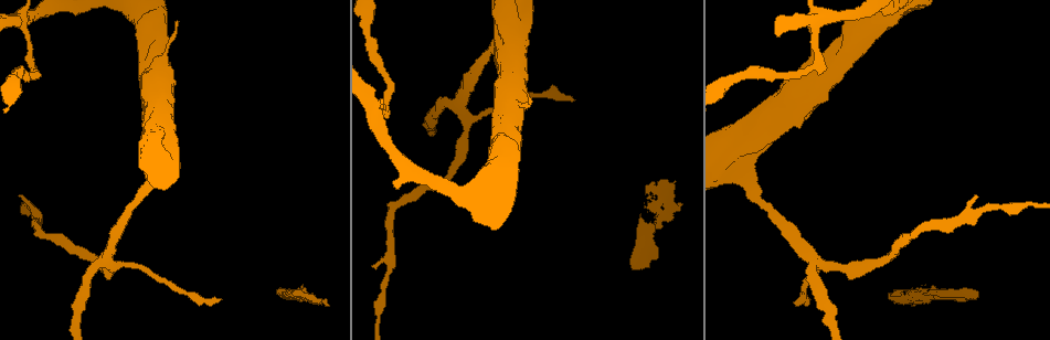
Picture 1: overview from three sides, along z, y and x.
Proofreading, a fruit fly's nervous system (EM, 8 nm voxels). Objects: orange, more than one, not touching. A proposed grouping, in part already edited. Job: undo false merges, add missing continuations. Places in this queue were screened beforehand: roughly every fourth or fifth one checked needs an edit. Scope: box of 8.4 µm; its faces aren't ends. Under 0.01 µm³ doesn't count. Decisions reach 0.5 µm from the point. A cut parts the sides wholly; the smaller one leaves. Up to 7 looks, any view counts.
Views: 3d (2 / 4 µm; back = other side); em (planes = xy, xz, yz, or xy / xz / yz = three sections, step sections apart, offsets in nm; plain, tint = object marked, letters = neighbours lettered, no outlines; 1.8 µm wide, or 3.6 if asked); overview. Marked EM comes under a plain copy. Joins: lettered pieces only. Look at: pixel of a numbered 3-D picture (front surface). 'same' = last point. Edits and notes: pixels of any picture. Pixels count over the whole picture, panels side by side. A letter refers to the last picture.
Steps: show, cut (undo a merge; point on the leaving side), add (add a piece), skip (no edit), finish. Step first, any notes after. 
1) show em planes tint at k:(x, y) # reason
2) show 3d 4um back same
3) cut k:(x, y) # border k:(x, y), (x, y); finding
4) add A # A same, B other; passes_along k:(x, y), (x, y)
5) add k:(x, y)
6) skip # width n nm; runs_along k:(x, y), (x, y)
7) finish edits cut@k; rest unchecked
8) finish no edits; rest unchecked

show 3d 2um at 1:(373, 267) # branch stops here

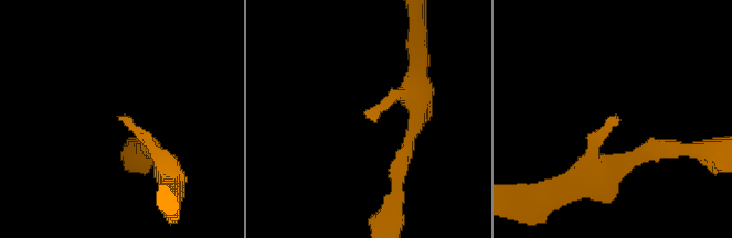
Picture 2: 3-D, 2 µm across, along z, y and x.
show em planes letters at 2:(616, 119)

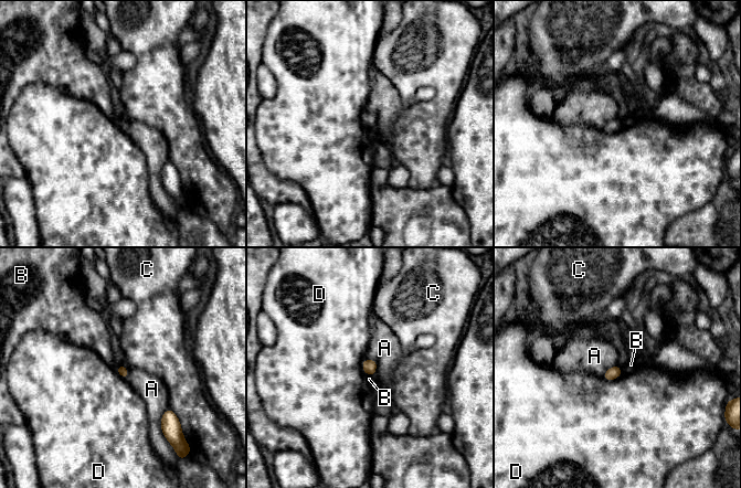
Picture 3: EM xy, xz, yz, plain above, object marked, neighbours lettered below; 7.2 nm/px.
skip # A other, B other, C other, D other; no lettered piece goes on from it

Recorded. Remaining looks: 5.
show em planes letters at 1:(977, 294) # branch stops here

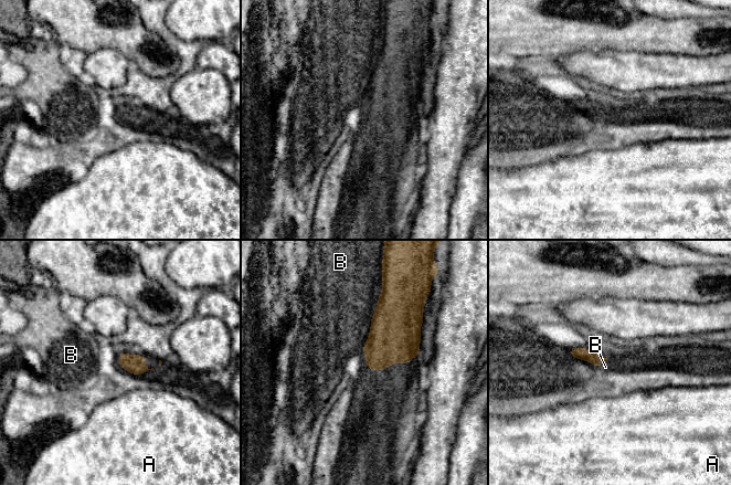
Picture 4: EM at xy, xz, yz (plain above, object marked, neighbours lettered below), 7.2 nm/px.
skip # A other, B other; border 4:(382, 288), (375, 310), (370, 319); none of them fits

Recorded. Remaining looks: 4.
show em planes letters at 1:(898, 291) # an open end

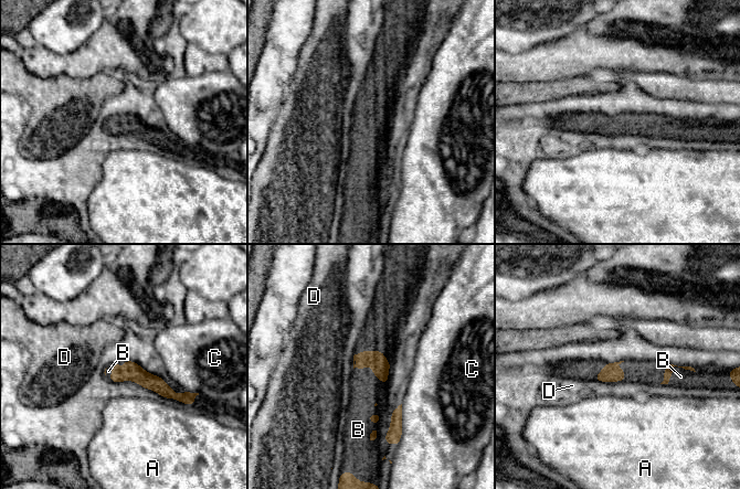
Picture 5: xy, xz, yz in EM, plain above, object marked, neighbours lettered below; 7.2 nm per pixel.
add B # A other, B same, C other, D other; passes_along 5:(668, 371), (676, 365), (680, 376); it goes on there

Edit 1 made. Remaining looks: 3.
finish edits add@5; rest unchecked

